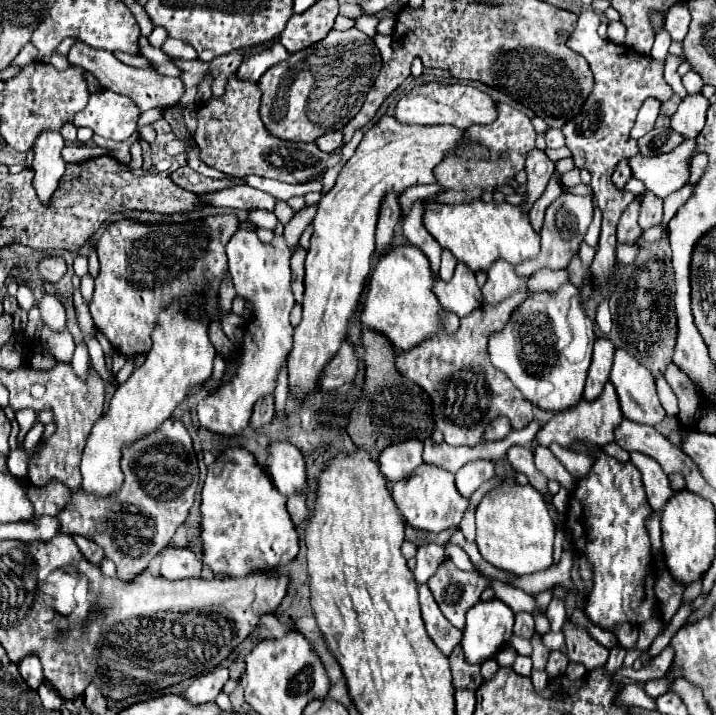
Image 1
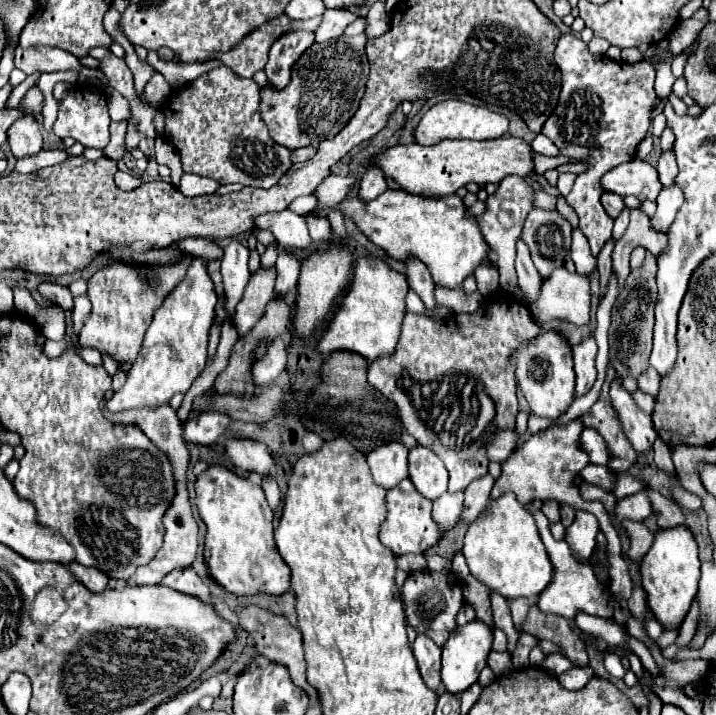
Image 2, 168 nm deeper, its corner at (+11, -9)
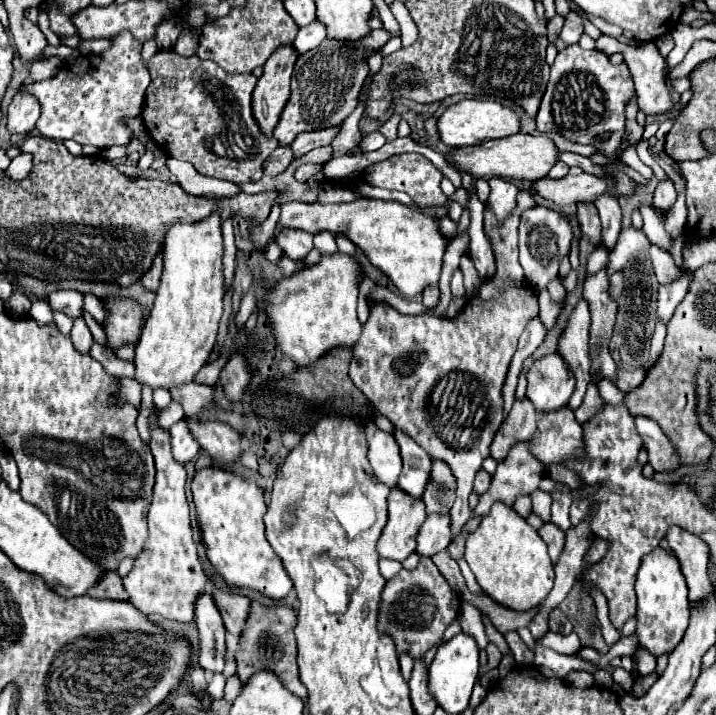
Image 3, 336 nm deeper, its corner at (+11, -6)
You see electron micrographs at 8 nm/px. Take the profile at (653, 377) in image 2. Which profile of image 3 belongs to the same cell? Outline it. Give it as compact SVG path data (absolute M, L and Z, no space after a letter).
M640 367L640 369L634 369L634 371L618 371L618 381L616 381L616 387L622 389L622 391L634 391L636 387L640 387L640 383L644 381L644 375L646 375L646 369Z

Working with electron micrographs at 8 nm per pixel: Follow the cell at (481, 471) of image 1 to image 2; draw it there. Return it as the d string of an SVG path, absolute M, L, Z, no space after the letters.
M444 492L440 498L434 500L432 520L438 524L440 540L446 536L446 532L450 532L460 522L462 510L464 510L464 492L462 494Z

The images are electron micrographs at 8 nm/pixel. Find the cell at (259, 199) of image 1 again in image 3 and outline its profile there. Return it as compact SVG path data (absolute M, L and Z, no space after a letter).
M300 229L278 231L276 243L284 251L284 255L288 255L290 259L304 259L314 247L312 245L312 235L308 235L306 231L300 231Z

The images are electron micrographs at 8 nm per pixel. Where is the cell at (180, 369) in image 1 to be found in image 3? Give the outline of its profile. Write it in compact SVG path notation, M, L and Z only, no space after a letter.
M218 213L210 215L192 225L176 223L170 227L164 239L164 273L160 279L160 287L156 291L154 307L144 323L138 347L136 347L136 375L134 379L150 389L170 389L178 385L186 385L194 381L194 375L202 369L208 361L210 351L216 343L218 321L222 317L222 297L224 297L224 275L222 275L222 231L220 231L220 217Z

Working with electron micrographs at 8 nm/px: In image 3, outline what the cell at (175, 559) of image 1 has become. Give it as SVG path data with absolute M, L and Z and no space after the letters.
M204 591L204 595L196 597L196 623L200 629L200 643L198 643L198 655L200 655L200 667L212 673L222 673L224 669L224 623L220 617L220 611L212 599Z

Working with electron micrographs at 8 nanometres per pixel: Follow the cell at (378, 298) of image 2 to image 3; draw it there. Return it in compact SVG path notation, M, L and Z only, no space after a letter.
M344 253L324 255L320 263L284 277L264 301L274 327L272 335L284 355L296 365L312 365L320 355L334 347L354 347L362 331L362 323L356 315L362 279L364 269L358 259Z

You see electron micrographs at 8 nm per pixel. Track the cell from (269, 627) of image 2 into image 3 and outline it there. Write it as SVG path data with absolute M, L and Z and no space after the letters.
M216 587L212 589L212 597L216 599L216 605L222 613L224 627L234 635L242 635L244 623L248 621L248 615L250 615L250 603L252 601L248 597L242 597L242 595L218 591Z

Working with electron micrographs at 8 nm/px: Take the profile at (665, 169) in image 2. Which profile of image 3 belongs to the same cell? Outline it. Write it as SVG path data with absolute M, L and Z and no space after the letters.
M670 179L660 181L658 187L656 187L656 191L654 191L654 203L652 203L652 207L656 211L668 211L674 201L676 201L676 191L674 191L672 181Z

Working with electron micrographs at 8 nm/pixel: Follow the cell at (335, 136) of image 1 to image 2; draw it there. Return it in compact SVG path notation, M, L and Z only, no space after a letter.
M312 146L296 148L296 150L292 150L290 160L292 160L292 162L306 162L306 160L310 160L310 158L312 158L312 154L316 154L316 148L312 148Z

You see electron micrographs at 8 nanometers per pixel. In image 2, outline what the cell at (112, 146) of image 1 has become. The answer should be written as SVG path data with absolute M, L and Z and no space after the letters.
M118 170L116 172L116 184L122 190L134 190L134 188L138 188L142 184L142 180L138 176L132 176L132 174L126 174L126 172Z

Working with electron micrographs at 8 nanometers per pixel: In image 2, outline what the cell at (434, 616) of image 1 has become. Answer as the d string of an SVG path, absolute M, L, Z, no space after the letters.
M424 634L414 642L414 658L418 662L420 676L424 684L438 694L440 690L440 648Z

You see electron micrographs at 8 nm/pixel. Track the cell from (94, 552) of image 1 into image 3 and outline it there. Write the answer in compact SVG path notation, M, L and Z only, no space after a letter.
M102 571L102 577L88 589L88 595L96 599L128 599L122 579L116 571Z

